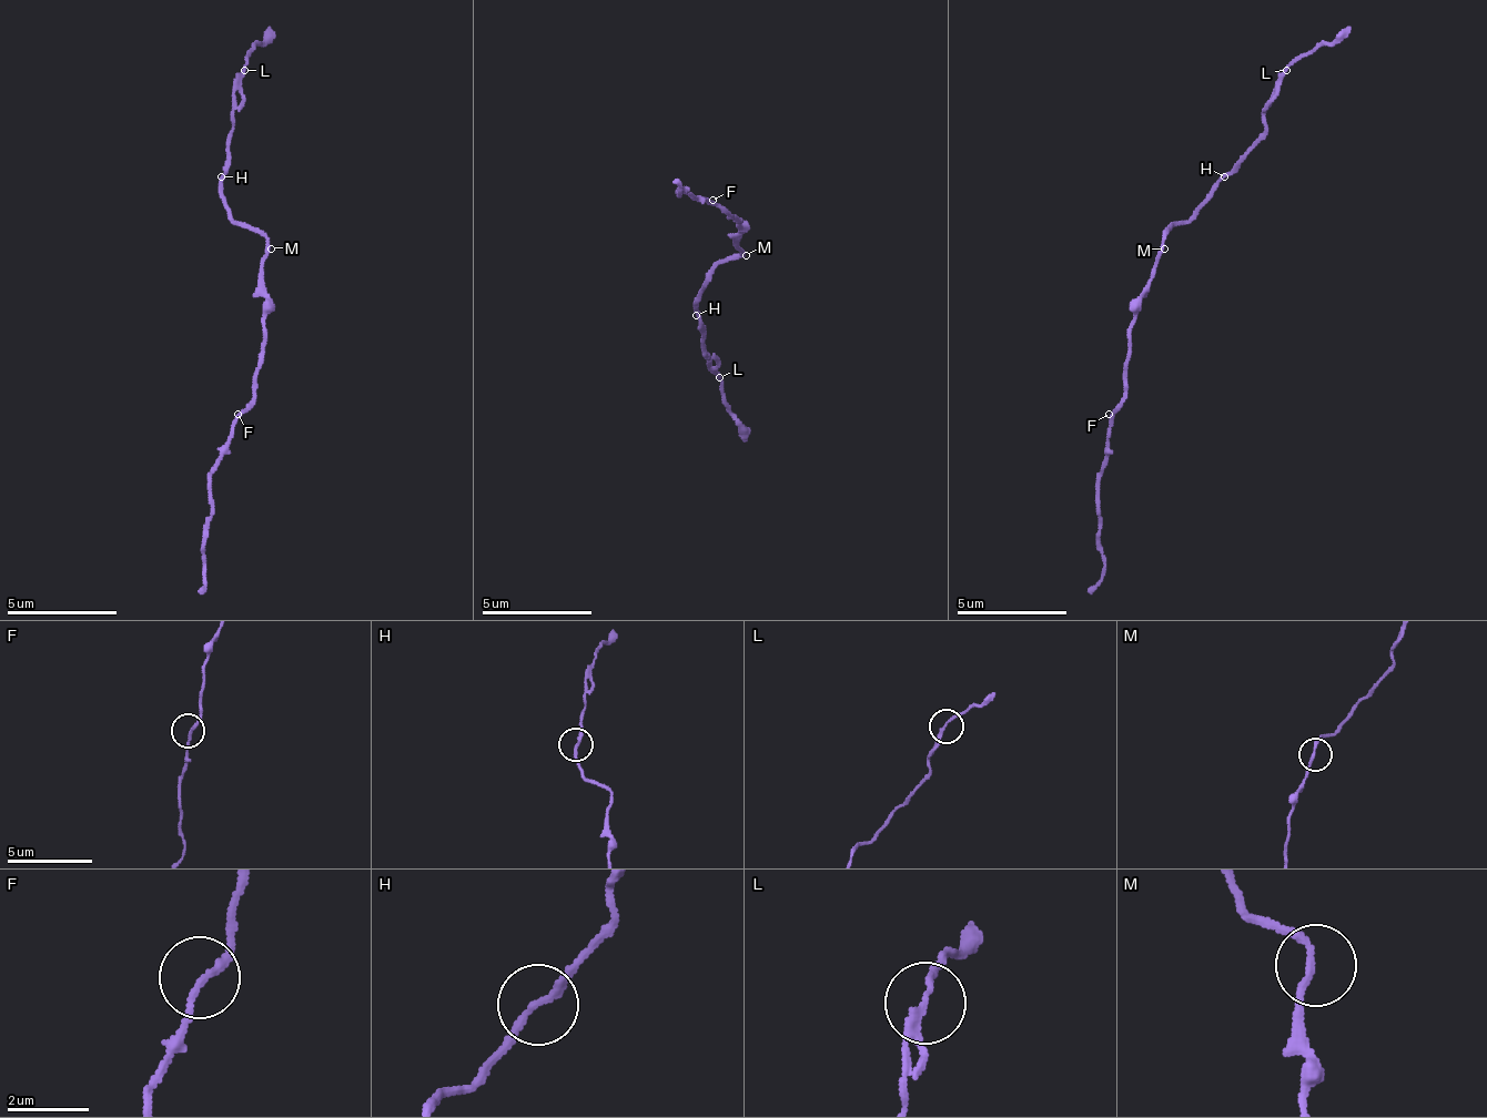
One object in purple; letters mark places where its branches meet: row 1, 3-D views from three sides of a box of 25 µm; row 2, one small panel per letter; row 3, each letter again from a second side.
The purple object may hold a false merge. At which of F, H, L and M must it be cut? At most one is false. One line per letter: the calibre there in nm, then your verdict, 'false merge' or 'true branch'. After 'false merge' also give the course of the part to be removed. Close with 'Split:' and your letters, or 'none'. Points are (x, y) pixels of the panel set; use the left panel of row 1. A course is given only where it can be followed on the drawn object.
F: calibre 170 nm; true branch
H: calibre 190 nm; true branch
L: calibre 170 nm; false merge; course (243, 72), (271, 28)
M: calibre 170 nm; true branch
Split: L

